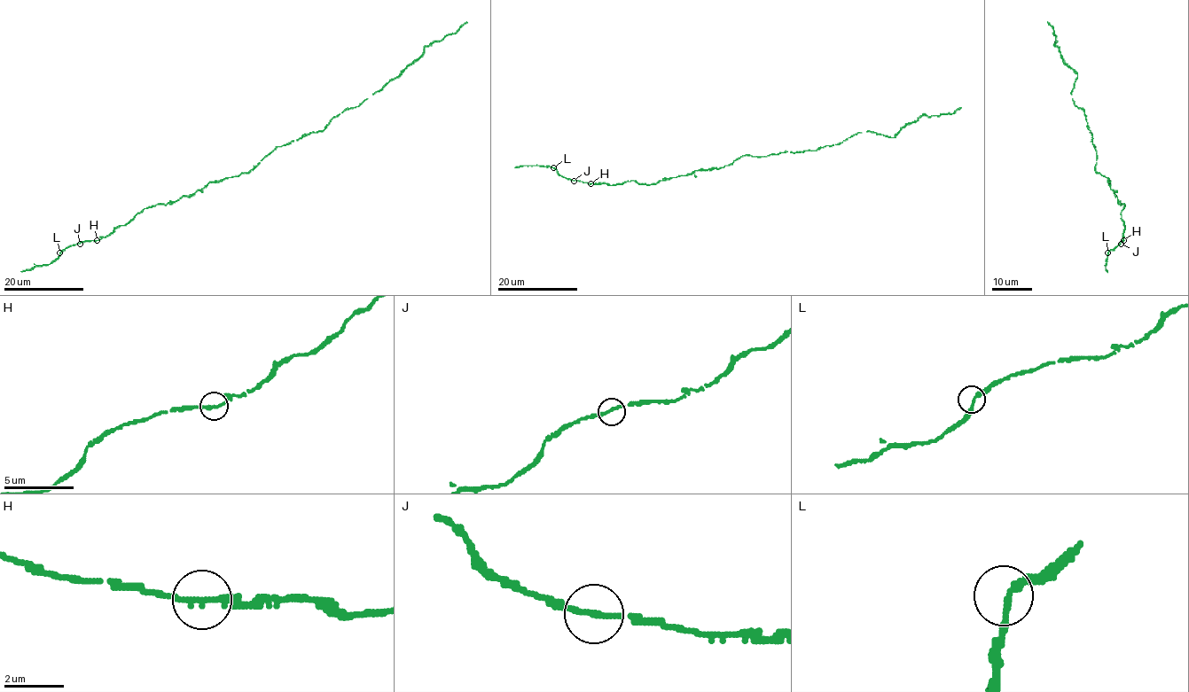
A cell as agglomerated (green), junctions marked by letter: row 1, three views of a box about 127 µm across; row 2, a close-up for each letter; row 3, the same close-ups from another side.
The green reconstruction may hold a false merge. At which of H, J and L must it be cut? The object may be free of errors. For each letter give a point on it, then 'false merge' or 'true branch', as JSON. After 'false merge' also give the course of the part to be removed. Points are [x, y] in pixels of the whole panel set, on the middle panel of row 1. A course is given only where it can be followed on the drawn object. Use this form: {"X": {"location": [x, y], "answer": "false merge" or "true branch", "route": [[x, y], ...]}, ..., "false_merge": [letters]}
{"H": {"location": [590, 183], "answer": "true branch"}, "J": {"location": [574, 181], "answer": "true branch"}, "L": {"location": [553, 167], "answer": "true branch"}, "false_merge": []}

